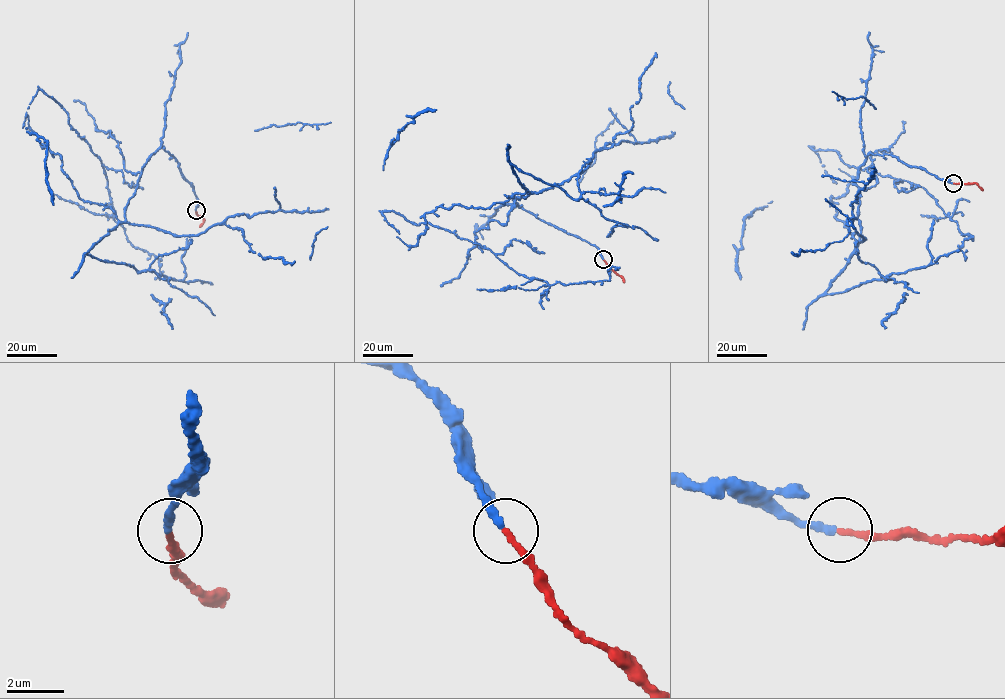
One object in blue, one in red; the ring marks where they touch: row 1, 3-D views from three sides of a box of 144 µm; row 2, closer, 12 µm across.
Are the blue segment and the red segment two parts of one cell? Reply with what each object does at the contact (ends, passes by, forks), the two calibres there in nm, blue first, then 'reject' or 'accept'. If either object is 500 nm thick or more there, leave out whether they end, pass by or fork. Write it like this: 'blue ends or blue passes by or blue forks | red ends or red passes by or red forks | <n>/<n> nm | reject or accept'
blue ends | red ends | 280/240 nm | accept

